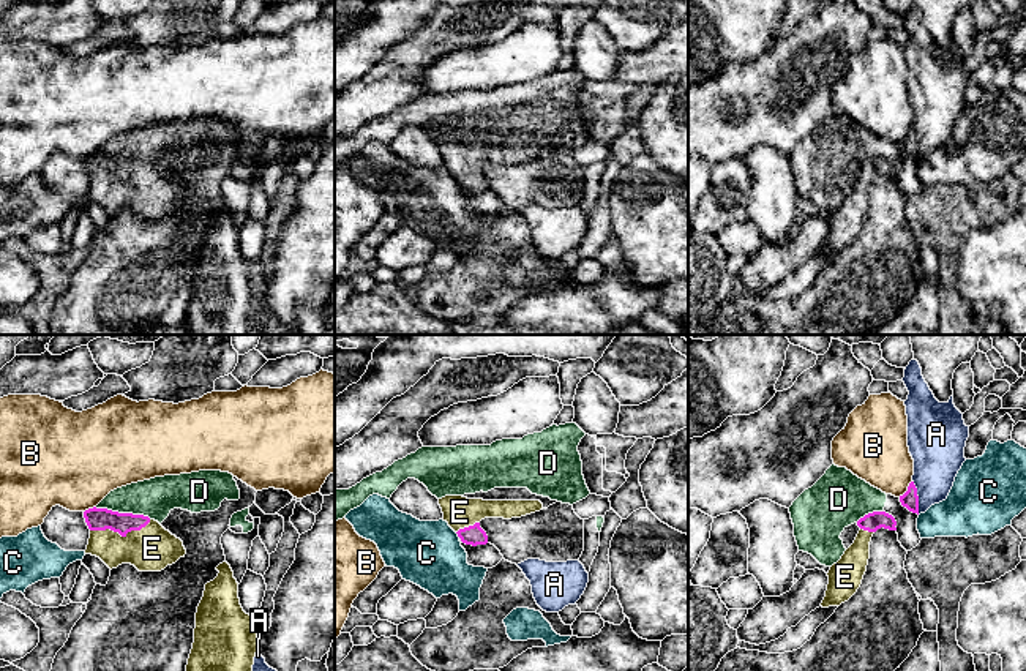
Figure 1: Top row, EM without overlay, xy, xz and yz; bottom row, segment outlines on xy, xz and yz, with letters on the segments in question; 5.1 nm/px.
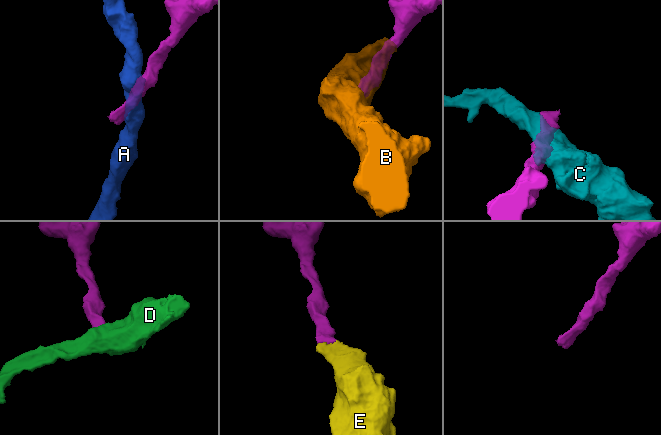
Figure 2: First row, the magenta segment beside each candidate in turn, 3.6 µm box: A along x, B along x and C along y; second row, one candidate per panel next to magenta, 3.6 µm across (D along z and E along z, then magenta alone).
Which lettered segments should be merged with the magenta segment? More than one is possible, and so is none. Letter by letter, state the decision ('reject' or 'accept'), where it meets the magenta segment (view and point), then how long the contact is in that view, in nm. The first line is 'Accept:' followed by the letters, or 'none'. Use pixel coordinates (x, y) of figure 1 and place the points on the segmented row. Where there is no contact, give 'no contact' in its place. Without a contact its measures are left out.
Accept: E
A: reject; meets magenta in yz at (917, 498); contact 180 nm long
B: reject; meets magenta in yz at (908, 490); contact 110 nm long
C: reject; meets magenta in xz at (458, 536); contact 40 nm long
D: reject; meets magenta in xy at (123, 513); contact 300 nm long
E: accept; meets magenta in xy at (120, 534); contact 320 nm long

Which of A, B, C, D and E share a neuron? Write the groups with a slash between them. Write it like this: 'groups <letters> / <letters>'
groups A / B / C / D / E

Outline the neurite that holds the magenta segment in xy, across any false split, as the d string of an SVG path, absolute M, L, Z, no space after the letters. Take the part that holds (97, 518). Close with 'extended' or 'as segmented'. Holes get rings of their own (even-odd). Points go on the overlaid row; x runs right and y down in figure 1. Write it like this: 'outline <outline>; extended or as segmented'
outline M93 507L84 512L84 518L90 529L85 554L99 557L110 570L131 564L139 572L161 572L186 554L183 542L148 516Z; extended

